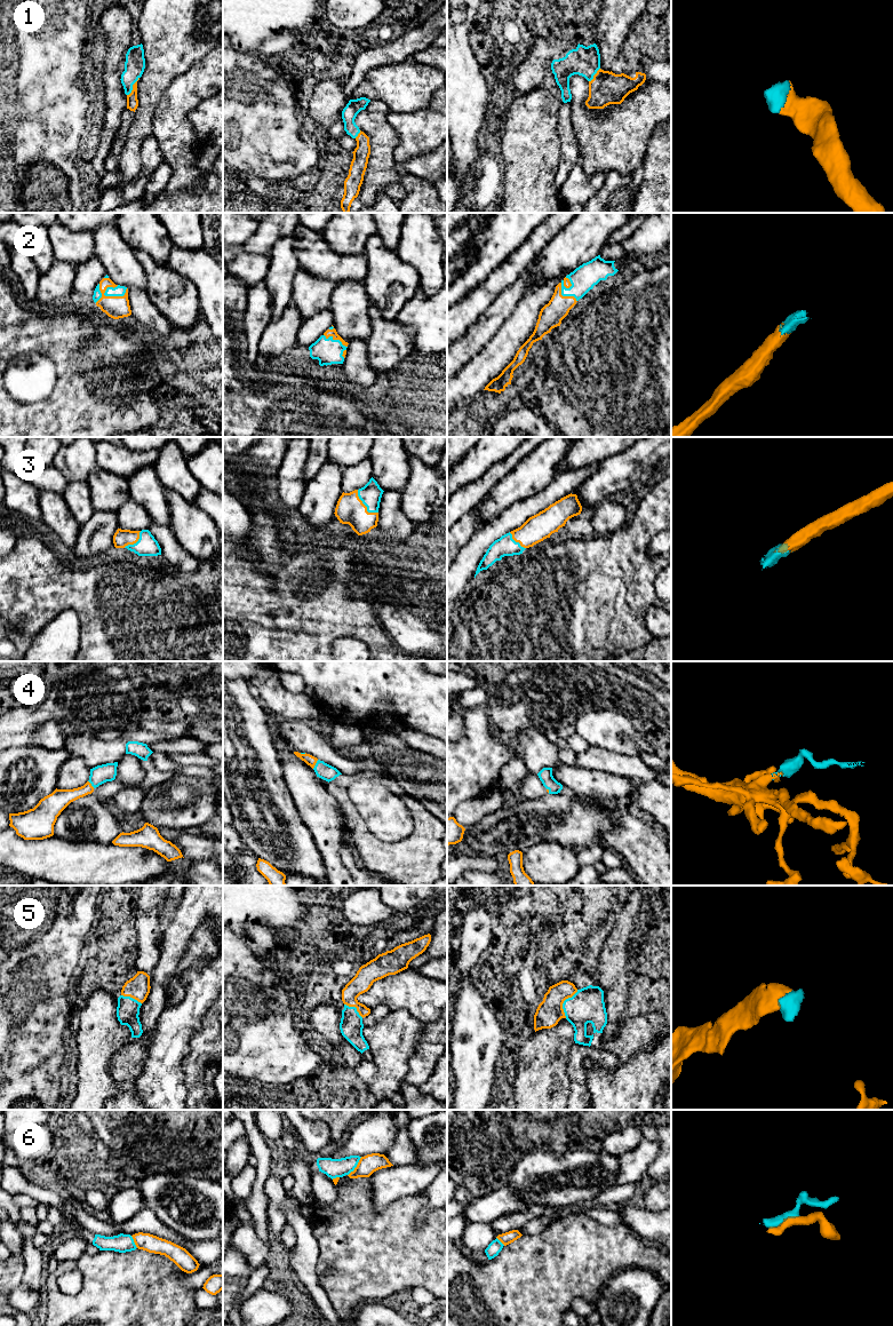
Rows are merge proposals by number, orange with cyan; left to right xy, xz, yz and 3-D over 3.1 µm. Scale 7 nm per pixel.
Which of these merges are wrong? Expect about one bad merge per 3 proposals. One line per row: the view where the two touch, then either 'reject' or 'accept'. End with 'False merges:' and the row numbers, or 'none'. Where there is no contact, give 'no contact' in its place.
1: meets orange in xy; accept
2: meets orange in xy; accept
3: meets orange in xz; accept
4: meets orange in xz; accept
5: meets orange in yz; accept
6: meets orange in xz; reject
False merges: 6

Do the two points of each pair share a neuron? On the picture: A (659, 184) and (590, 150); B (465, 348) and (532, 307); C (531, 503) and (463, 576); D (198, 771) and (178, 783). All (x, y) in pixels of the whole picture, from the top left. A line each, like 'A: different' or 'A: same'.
A: different
B: different
C: same
D: different

